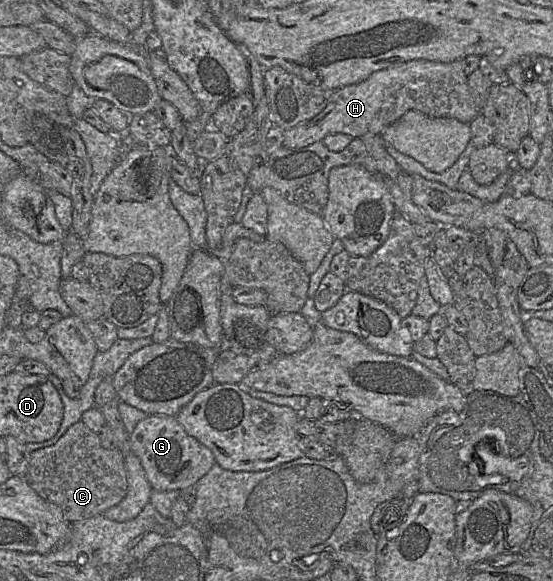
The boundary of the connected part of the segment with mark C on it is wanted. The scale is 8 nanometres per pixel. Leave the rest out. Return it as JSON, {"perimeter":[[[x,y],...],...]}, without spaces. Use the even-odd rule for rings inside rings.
{"perimeter":[[[81,421],[70,426],[54,445],[30,452],[26,480],[40,497],[59,506],[70,523],[103,514],[128,491],[121,451],[103,448],[99,434]]]}

